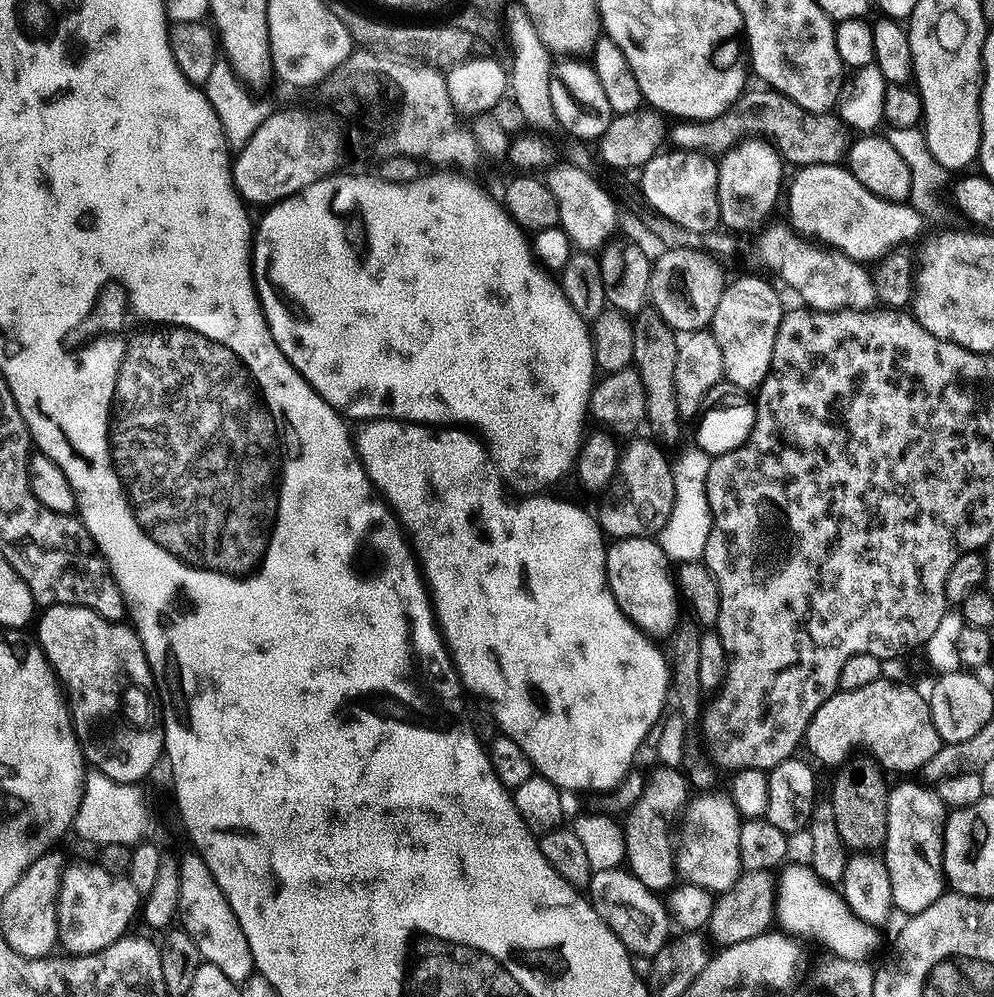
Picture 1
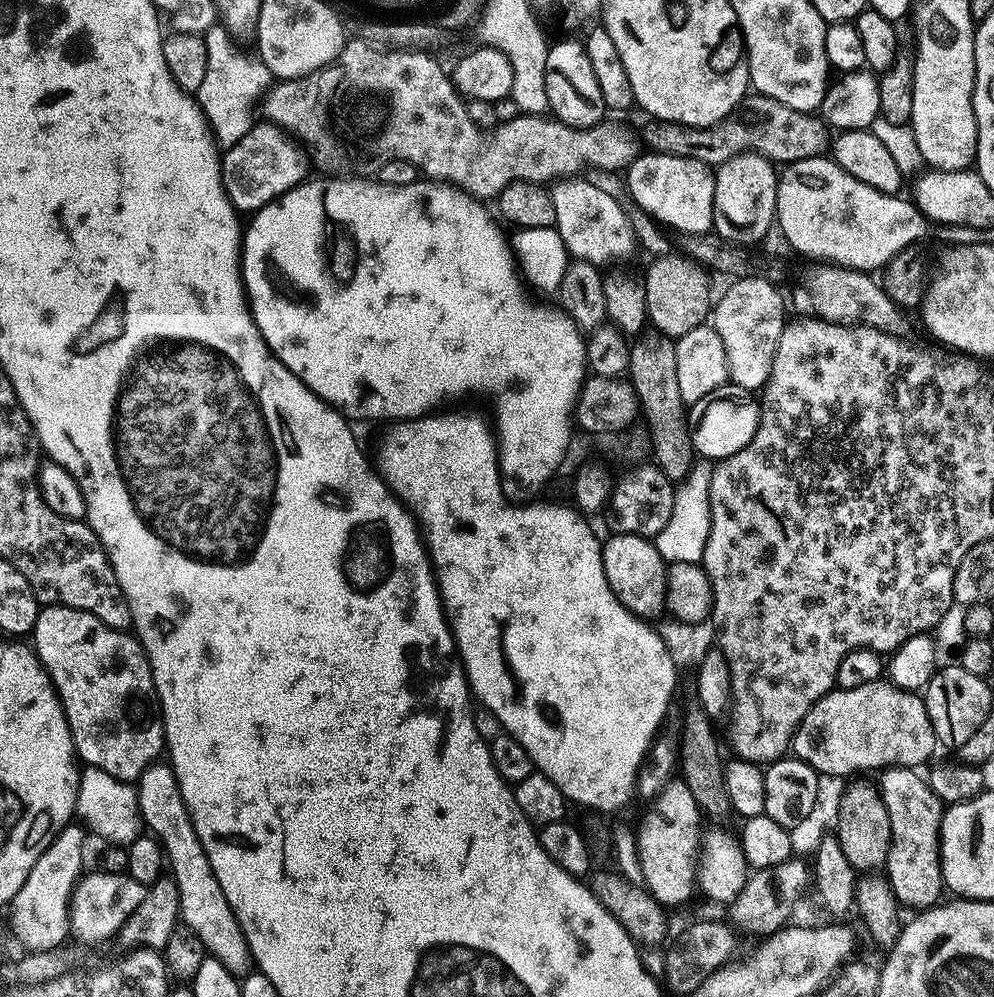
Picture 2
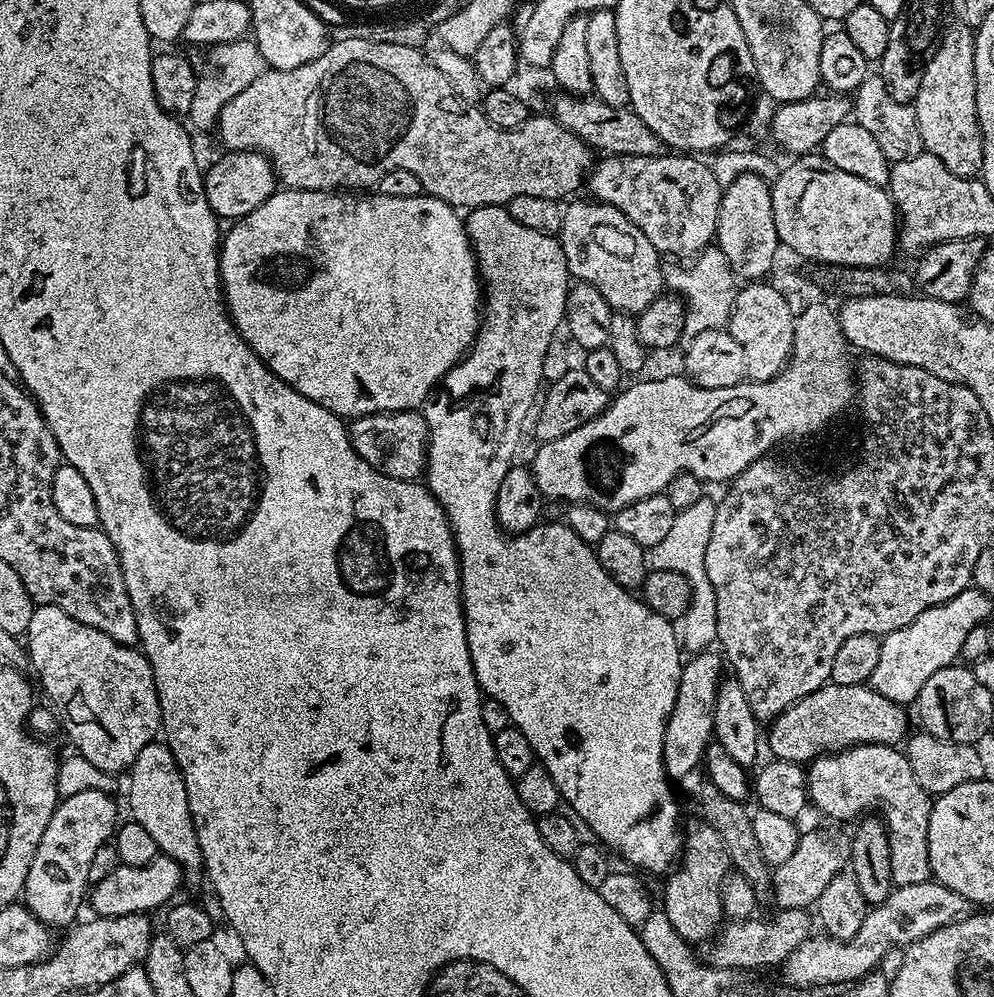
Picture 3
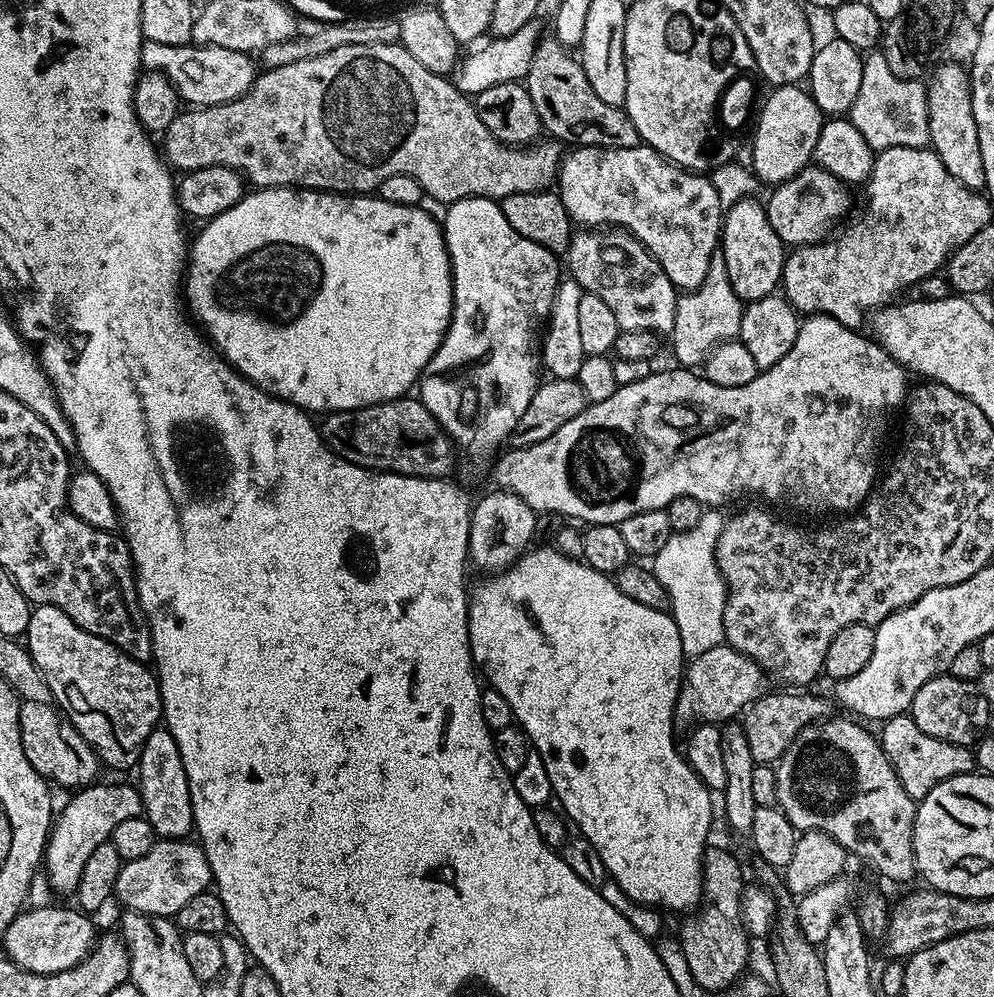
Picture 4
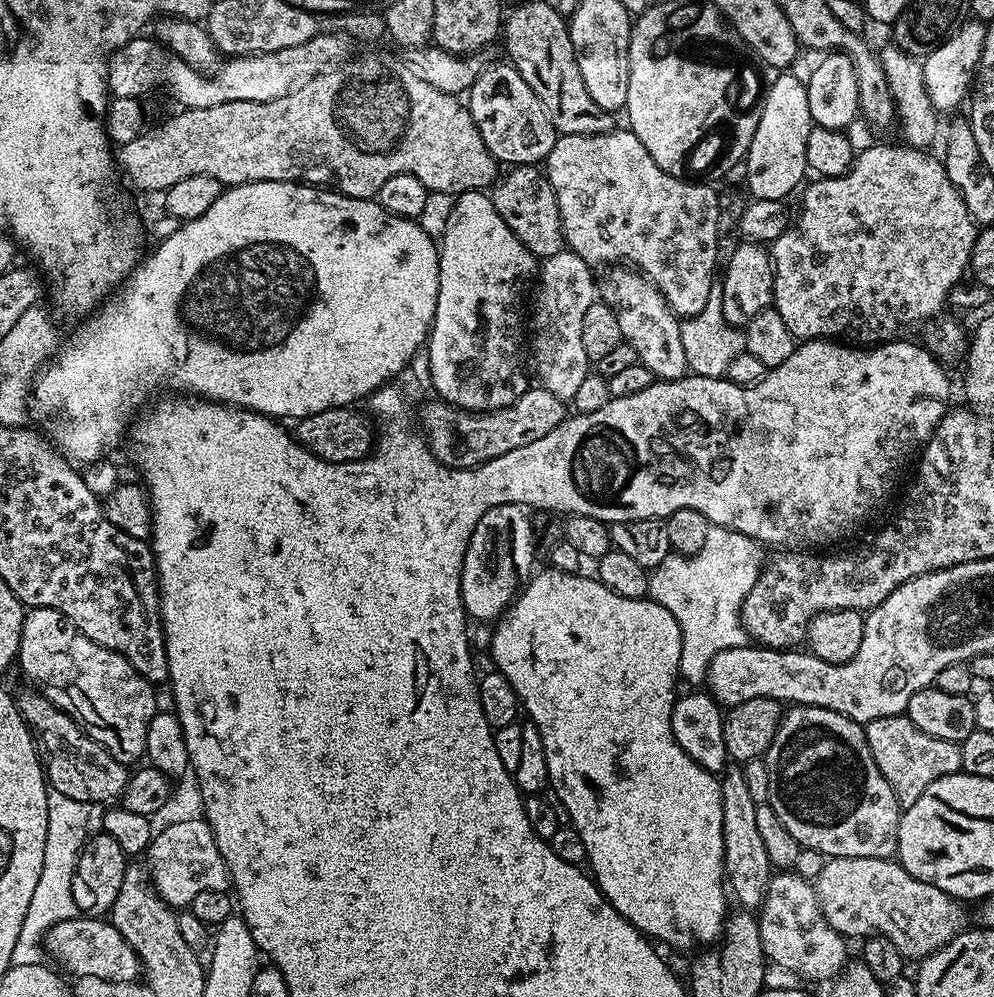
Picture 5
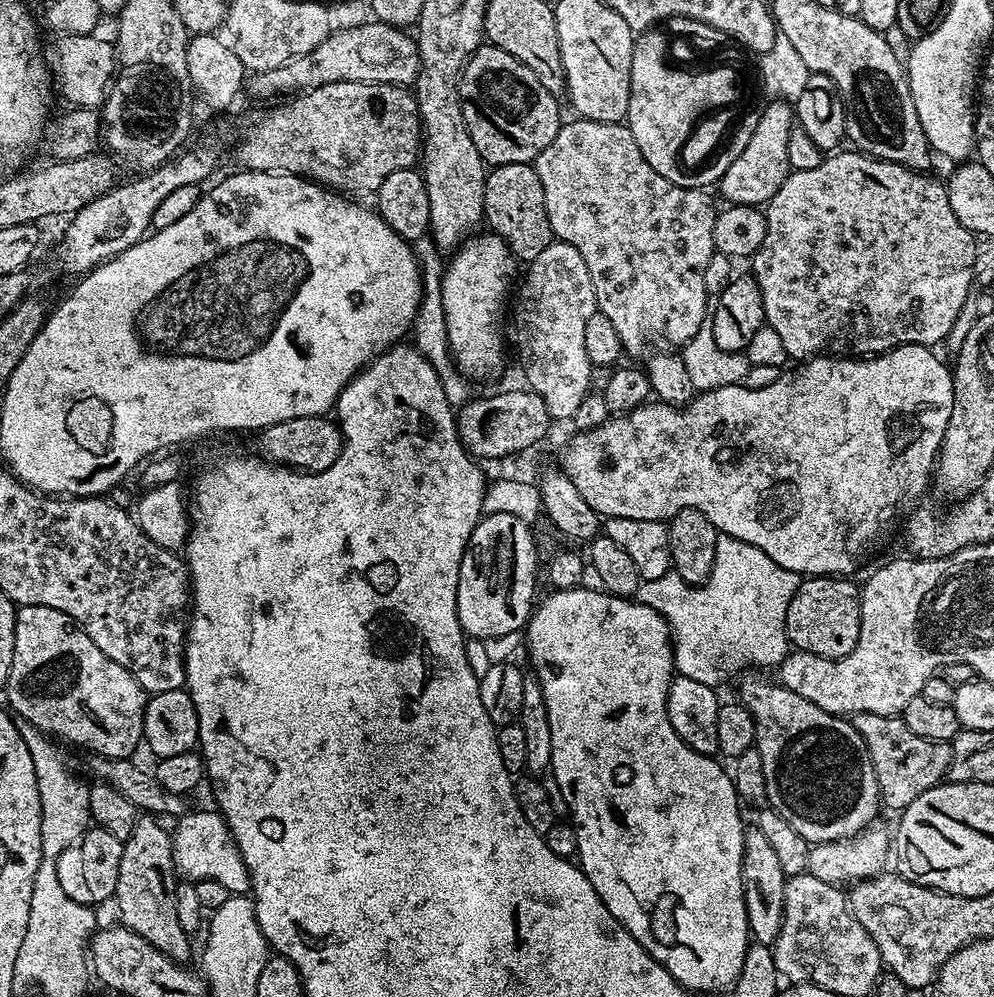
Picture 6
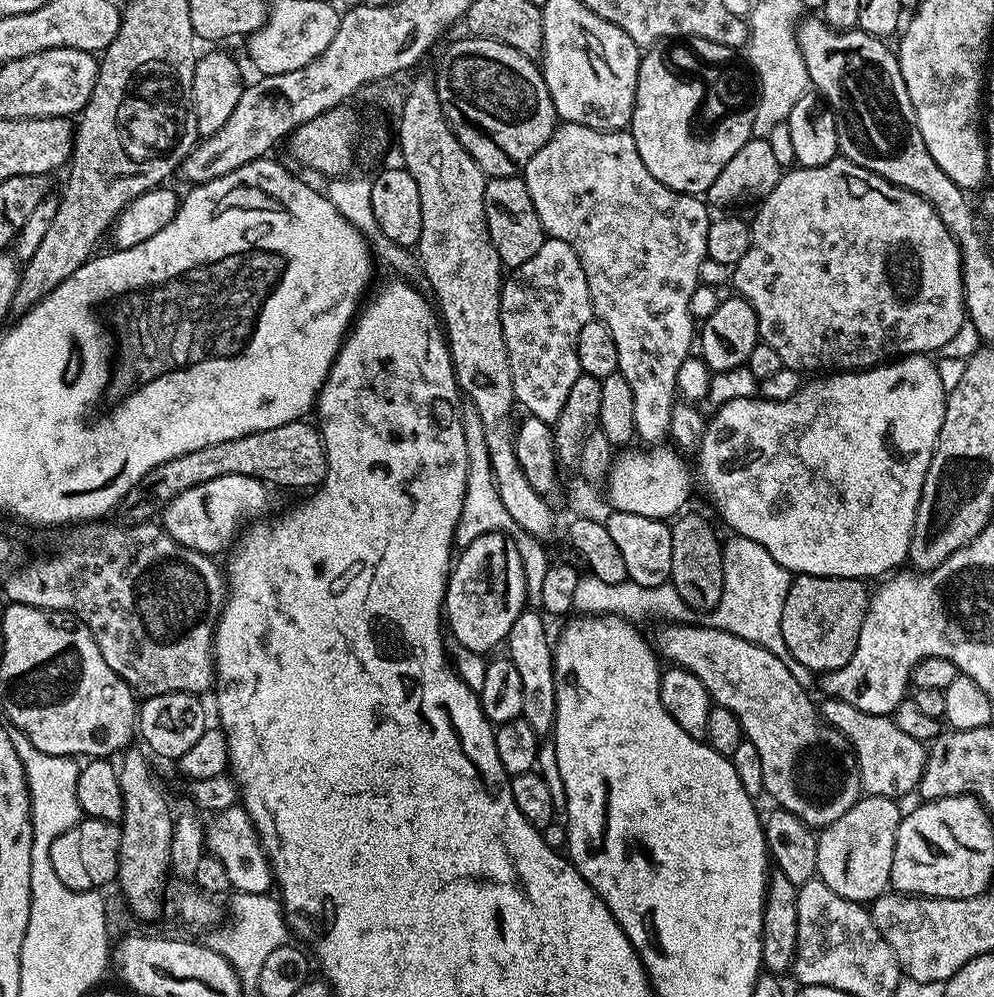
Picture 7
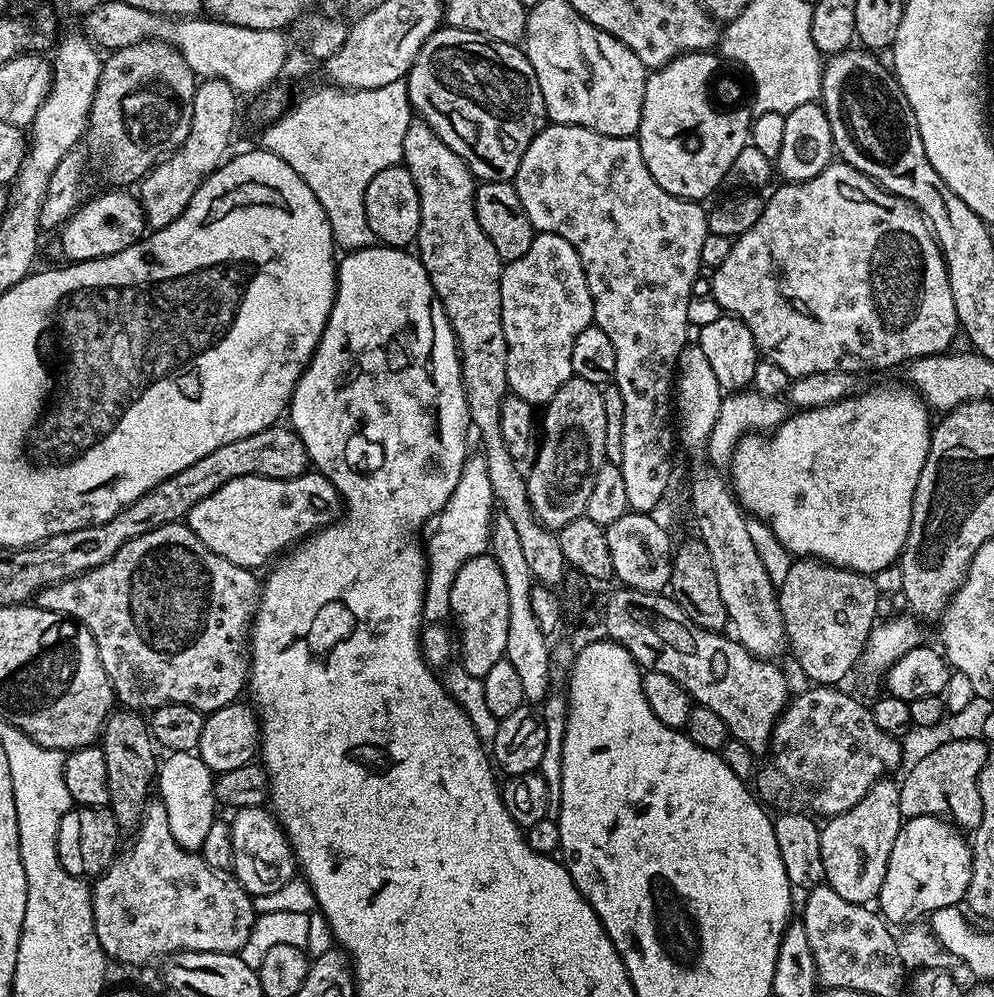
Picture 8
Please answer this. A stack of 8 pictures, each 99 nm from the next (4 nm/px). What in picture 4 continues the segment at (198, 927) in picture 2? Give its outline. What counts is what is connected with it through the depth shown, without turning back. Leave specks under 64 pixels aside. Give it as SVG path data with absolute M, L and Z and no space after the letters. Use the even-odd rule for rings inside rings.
M158 726L143 744L136 774L140 797L144 799L143 816L150 826L154 826L157 837L166 840L187 837L194 828L189 783L186 782L186 770L182 765L182 756L178 754L177 743L166 728Z

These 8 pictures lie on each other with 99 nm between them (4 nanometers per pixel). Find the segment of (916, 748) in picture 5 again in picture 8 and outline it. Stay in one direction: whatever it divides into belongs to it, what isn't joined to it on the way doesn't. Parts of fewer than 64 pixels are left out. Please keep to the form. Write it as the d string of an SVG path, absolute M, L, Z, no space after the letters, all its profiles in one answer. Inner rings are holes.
M808 686L801 696L793 695L789 699L788 707L776 720L770 741L772 761L759 769L758 781L764 791L763 799L773 800L777 809L809 812L817 817L822 816L820 818L842 815L864 798L870 786L901 766L901 741L885 730L880 730L872 717L871 707L855 700L844 690L840 686Z

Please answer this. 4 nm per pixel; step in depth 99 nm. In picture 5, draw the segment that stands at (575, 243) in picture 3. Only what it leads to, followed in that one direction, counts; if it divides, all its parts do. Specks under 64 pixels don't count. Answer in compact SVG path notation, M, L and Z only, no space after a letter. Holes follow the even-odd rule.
M612 266L598 284L598 296L603 303L609 304L618 318L618 330L624 335L623 343L634 346L637 361L652 374L656 380L680 380L689 375L686 362L686 350L682 350L681 321L672 307L666 302L664 295L652 285L652 281L642 272L631 266Z

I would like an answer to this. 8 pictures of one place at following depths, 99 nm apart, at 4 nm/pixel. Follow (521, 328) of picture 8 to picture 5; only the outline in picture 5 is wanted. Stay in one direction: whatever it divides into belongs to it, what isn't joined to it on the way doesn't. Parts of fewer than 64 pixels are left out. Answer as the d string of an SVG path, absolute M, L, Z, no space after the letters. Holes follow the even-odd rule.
M565 250L554 254L550 258L546 258L542 261L538 268L538 281L540 285L536 288L536 297L532 300L532 317L527 317L526 328L532 331L532 360L536 363L536 376L538 379L539 387L550 390L550 394L554 394L560 400L568 402L571 401L572 395L578 391L578 386L582 383L582 378L586 378L590 371L590 361L586 350L582 346L582 318L586 318L586 310L590 310L590 306L597 303L598 300L598 280L597 277L592 277L593 269L582 258L578 258L578 254L574 254L570 250Z

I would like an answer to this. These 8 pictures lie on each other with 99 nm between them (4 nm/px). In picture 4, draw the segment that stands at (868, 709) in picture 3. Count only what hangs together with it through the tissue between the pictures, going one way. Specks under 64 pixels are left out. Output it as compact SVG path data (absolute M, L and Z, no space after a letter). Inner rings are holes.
M780 690L772 692L748 705L742 716L742 727L745 732L750 754L756 764L772 764L788 749L788 743L795 738L808 724L815 724L827 717L828 704L820 696L811 696L808 690Z

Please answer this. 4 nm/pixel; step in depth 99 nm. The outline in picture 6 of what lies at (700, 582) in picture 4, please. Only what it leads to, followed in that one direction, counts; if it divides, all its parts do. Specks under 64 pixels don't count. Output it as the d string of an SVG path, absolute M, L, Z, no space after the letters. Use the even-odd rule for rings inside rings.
M729 539L728 548L721 547L718 552L718 570L702 584L687 584L678 573L669 570L662 578L640 580L635 599L658 610L658 614L672 631L672 658L674 668L679 675L694 678L702 686L719 689L720 683L735 668L744 668L747 664L757 664L757 669L775 669L788 657L790 645L786 634L786 610L790 598L798 590L801 582L799 572L787 572L778 562L774 562L758 546L750 546L741 540Z

